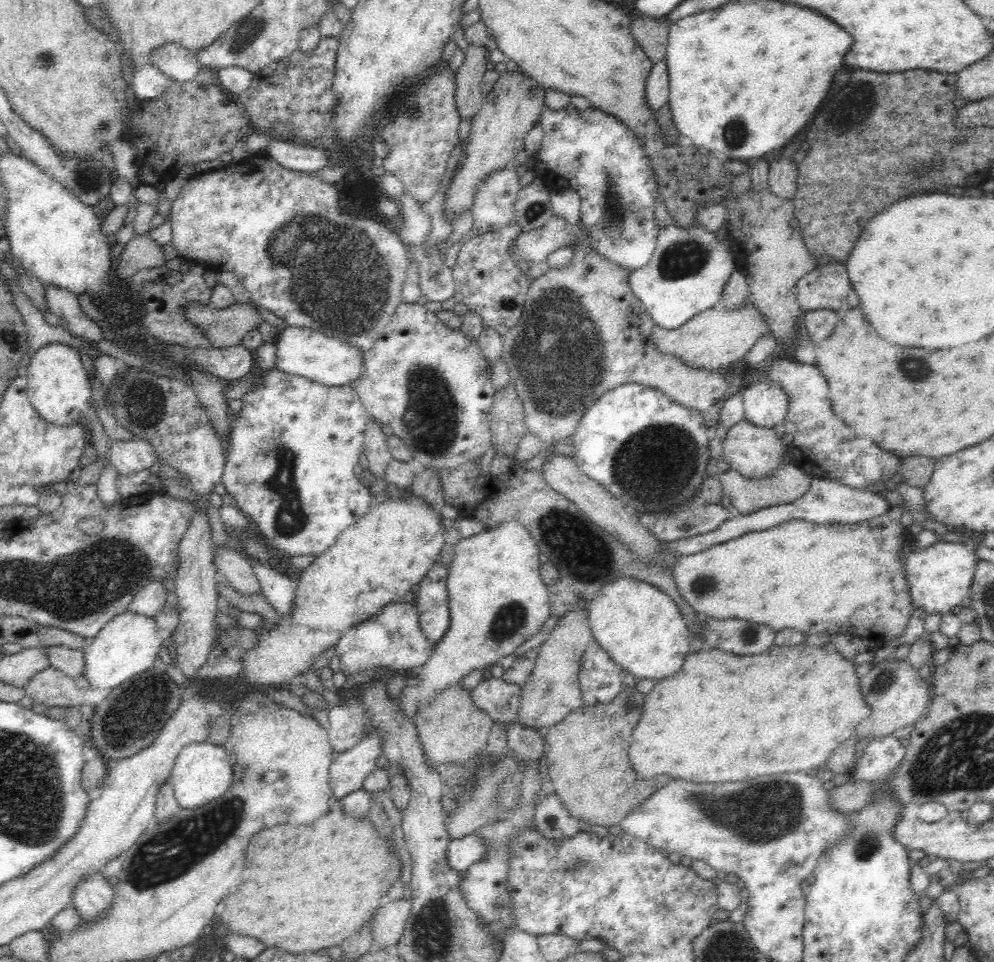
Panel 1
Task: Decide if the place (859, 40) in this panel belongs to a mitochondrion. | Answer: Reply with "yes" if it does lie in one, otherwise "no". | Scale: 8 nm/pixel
no

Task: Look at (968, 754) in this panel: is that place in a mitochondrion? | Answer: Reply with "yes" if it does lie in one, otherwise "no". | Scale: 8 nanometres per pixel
yes

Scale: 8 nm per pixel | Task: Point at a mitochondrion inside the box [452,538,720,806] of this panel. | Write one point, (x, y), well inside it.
(509, 619)

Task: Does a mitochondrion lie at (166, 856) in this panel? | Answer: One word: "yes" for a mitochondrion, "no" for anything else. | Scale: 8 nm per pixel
yes

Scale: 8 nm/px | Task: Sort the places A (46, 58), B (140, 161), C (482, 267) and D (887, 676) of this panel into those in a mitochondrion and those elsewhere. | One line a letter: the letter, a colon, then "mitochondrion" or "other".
A: other
B: other
C: other
D: mitochondrion

